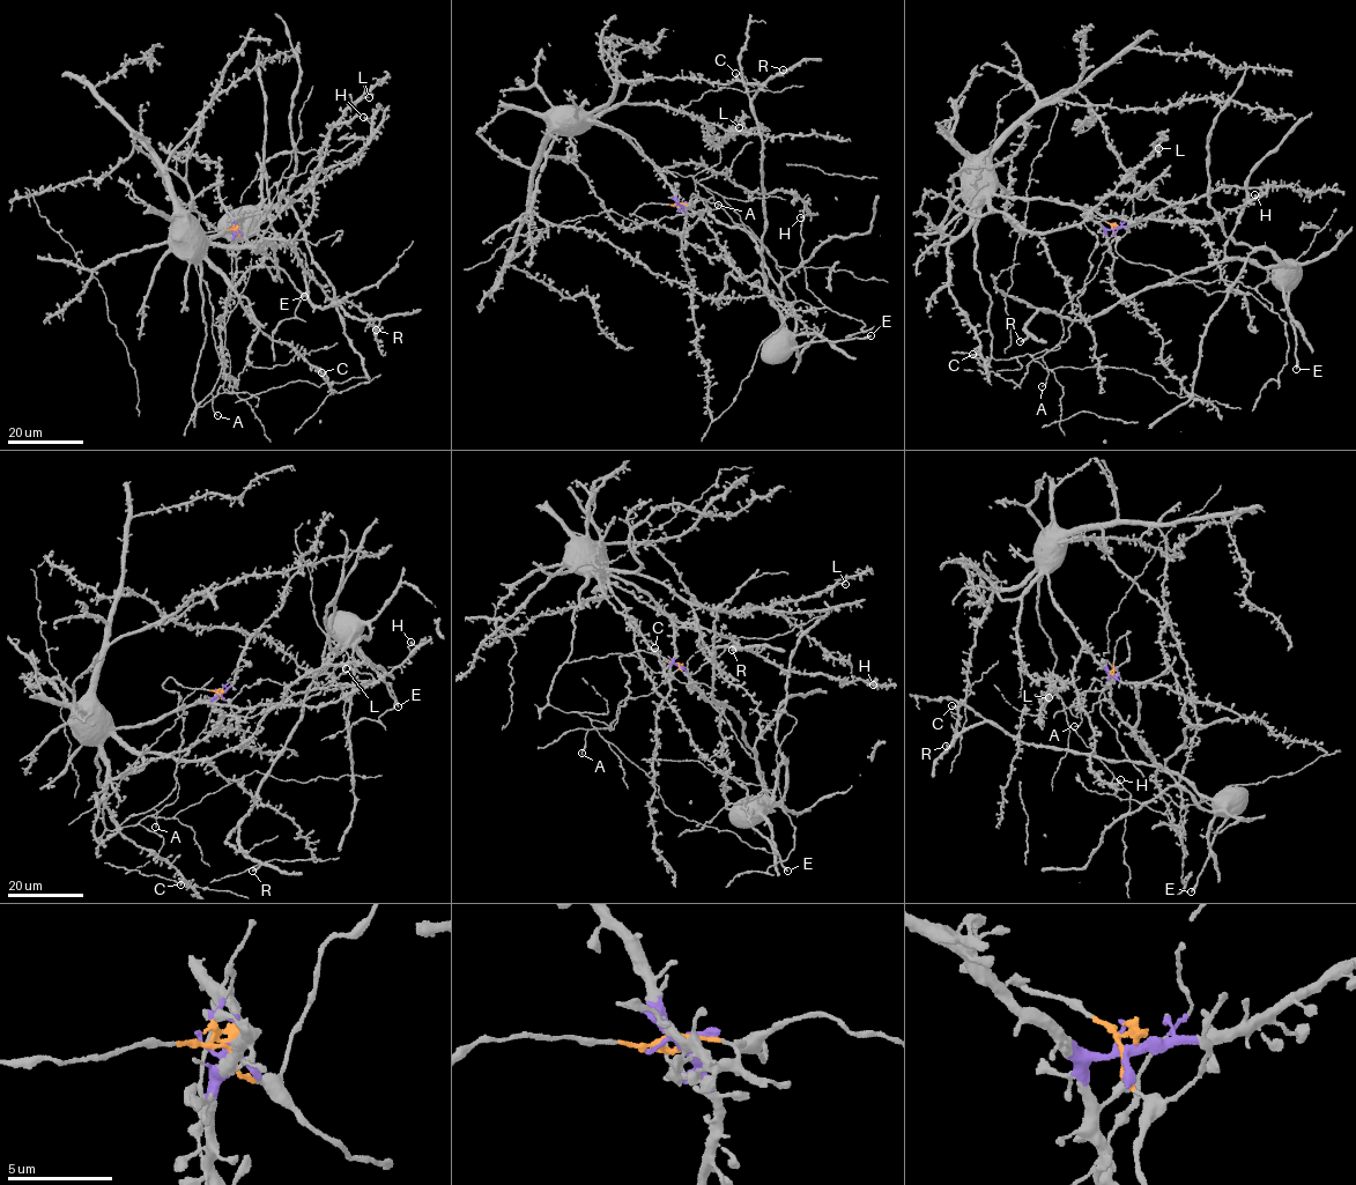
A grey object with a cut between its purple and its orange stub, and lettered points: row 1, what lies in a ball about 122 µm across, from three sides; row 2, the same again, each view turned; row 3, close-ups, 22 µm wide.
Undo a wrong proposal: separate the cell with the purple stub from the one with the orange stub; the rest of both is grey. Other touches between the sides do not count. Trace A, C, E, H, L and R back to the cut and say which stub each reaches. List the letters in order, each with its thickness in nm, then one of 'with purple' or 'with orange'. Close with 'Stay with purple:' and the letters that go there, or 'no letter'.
A: 120 nm | with orange
C: 240 nm | with purple
E: 320 nm | with orange
H: 280 nm | with purple
L: 130 nm | with purple
R: 320 nm | with orange
Stay with purple: C, H, L

